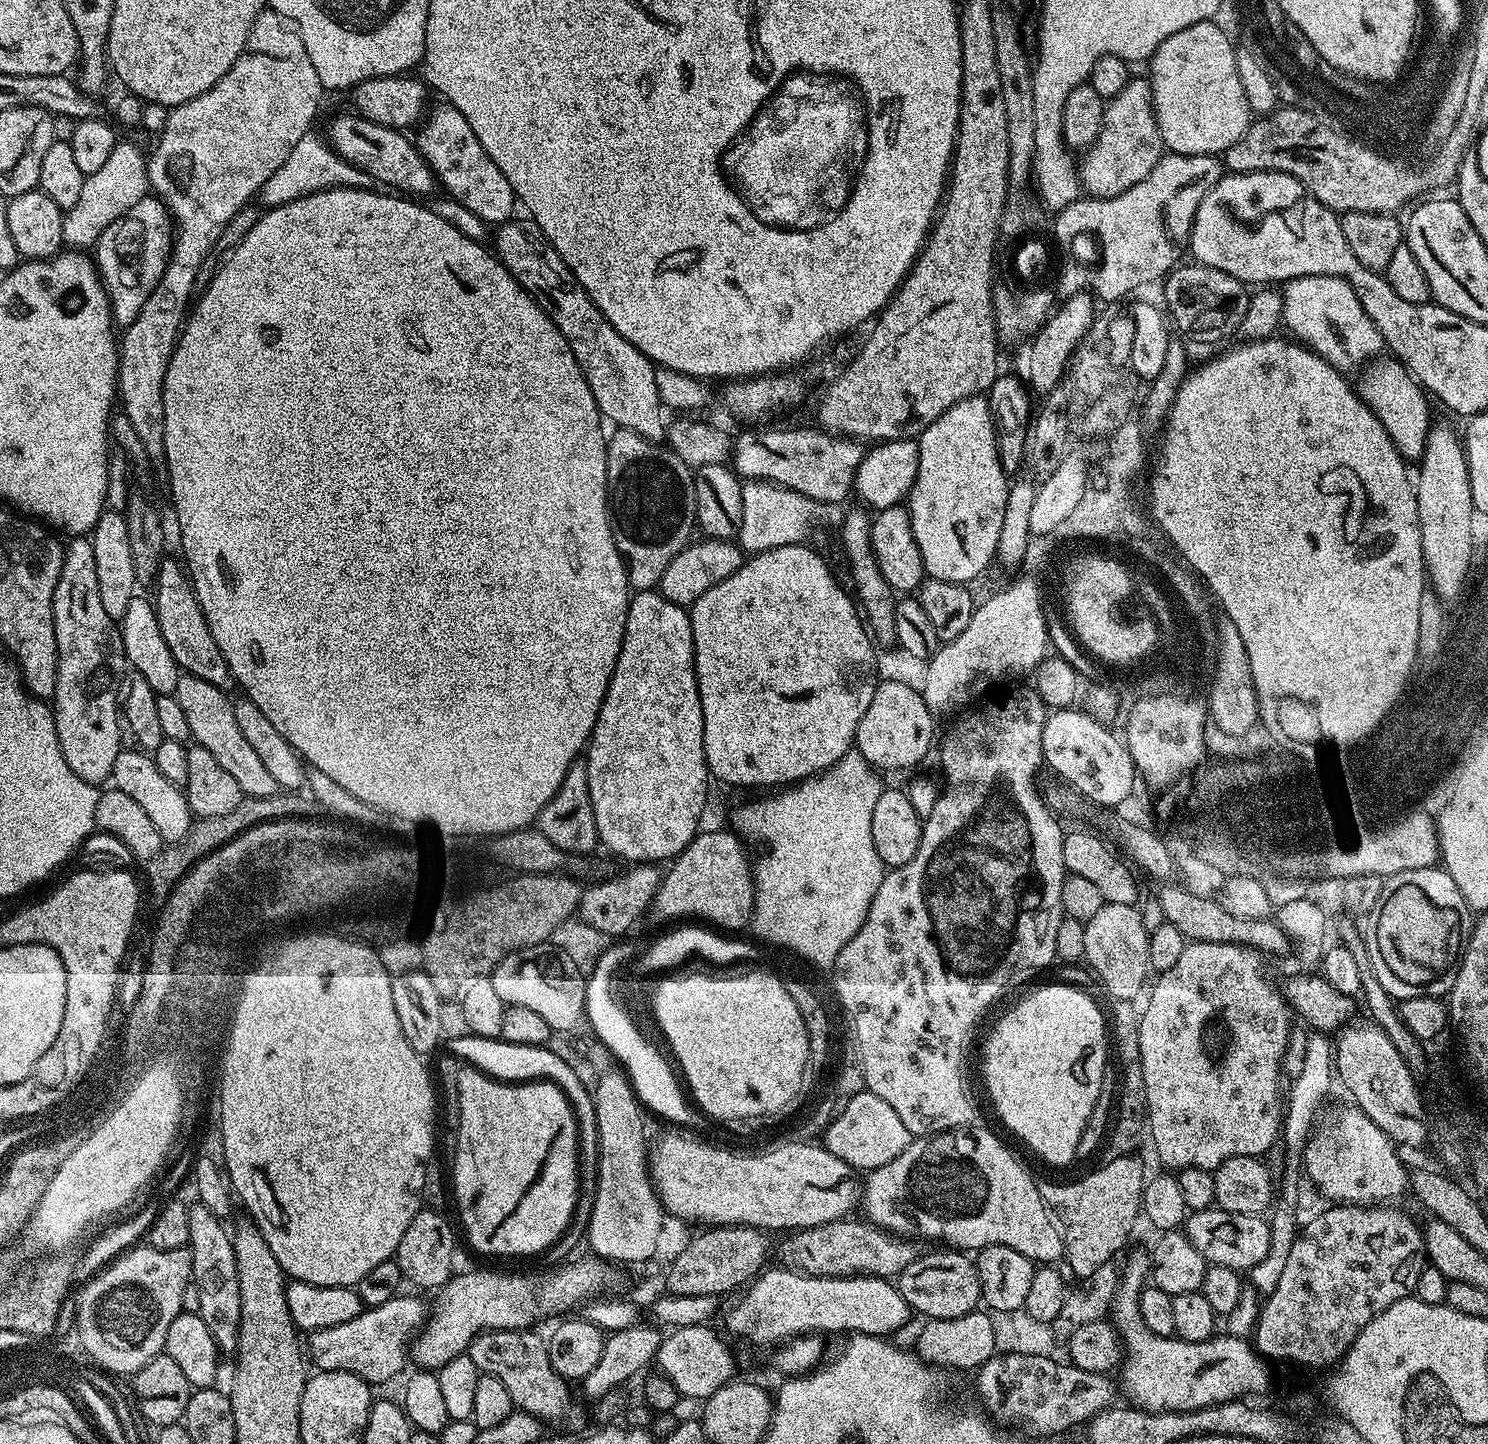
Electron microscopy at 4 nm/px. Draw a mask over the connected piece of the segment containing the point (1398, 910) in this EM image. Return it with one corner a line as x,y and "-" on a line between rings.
1443,867
1406,870
1397,876
1387,877
1383,881
1376,904
1366,916
1368,929
1362,932
1364,945
1368,947
1370,962
1374,966
1374,974
1378,982
1382,982
1382,990
1386,990
1397,1002
1419,996
1447,997
1460,969
1462,945
1466,940
1464,915
1469,915
1469,912
1462,890
1454,886
1454,878
1450,878

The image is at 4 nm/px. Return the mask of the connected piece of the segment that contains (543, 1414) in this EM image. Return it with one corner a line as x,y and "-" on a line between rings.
489,1330
472,1339
466,1353
476,1363
477,1369
485,1376
498,1378
506,1390
510,1390
513,1405
519,1411
536,1416
540,1422
546,1420
564,1420
569,1416
576,1420
580,1412
572,1408
572,1392
569,1381
563,1380
550,1366
550,1354
545,1337
536,1330
502,1332

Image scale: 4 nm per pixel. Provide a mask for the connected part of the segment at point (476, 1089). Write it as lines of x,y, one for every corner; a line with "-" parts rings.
460,1066
456,1072
456,1088
460,1091
460,1121
456,1124
456,1153
452,1156
452,1192
456,1195
456,1204
460,1207
460,1220
464,1223
464,1232
468,1235
468,1244
476,1252
484,1256
532,1256
535,1252
547,1253
549,1248
556,1244
561,1237
568,1232
572,1223
572,1211
576,1208
576,1152
581,1151
581,1141
577,1131
576,1116
573,1105
569,1103
564,1091
551,1082
529,1082
529,1083
503,1083
485,1075
480,1070
471,1066

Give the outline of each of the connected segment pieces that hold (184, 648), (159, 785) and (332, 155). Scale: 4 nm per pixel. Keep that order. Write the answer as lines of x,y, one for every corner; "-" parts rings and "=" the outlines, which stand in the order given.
176,562
161,563
156,572
155,588
158,626
162,629
162,638
166,638
166,646
170,646
170,654
174,654
174,662
178,662
187,675
197,676
212,686
223,690
233,687
234,681
226,666
226,658
222,658
222,650
218,650
218,642
214,642
214,634
210,634
210,626
202,614
202,606
187,571
=
121,750
118,758
114,758
114,770
110,780
114,787
122,790
122,794
130,794
130,798
134,798
138,806
142,806
142,811
150,817
150,822
154,822
161,841
180,841
187,834
194,821
188,797
181,785
163,777
162,770
158,770
149,753
=
309,134
290,150
290,158
266,178
266,182
260,187
258,200
268,208
277,208
286,202
294,202
303,196
309,196
315,192
321,192
327,188
372,188
374,181
370,174
358,170
350,162
346,162
341,156
332,151
326,143
323,135

